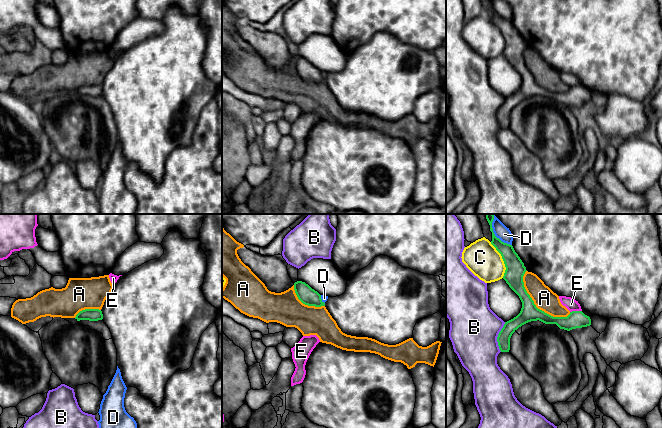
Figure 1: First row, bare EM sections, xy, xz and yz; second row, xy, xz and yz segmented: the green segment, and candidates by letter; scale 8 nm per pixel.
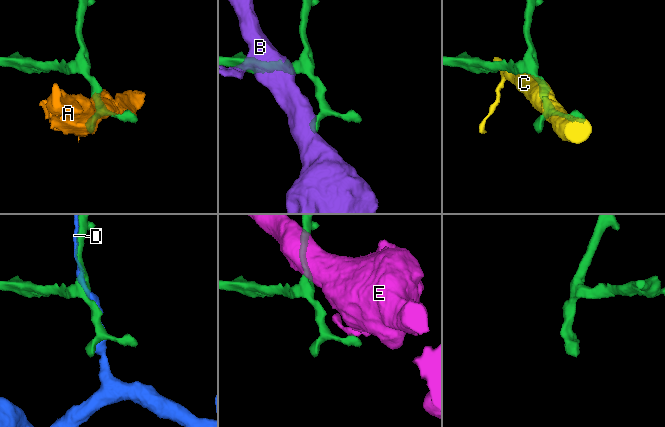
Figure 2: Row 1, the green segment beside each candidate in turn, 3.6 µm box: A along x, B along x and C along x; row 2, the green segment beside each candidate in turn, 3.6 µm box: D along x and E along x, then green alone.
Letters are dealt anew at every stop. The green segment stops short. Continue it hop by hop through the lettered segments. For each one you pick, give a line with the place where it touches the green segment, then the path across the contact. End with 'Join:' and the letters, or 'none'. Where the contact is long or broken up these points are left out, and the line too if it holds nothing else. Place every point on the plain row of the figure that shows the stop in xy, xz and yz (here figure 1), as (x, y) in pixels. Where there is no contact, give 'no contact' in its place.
Join: none

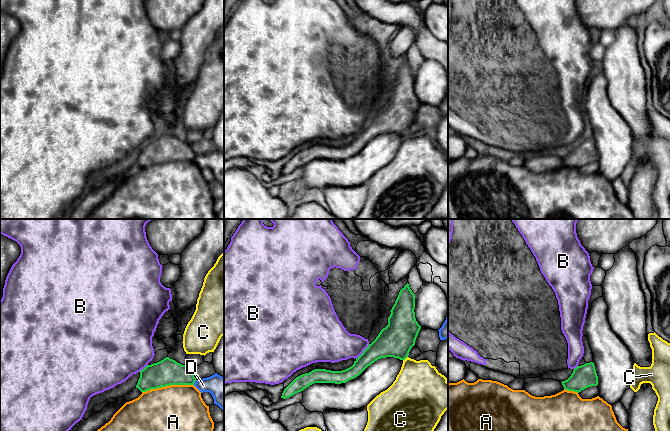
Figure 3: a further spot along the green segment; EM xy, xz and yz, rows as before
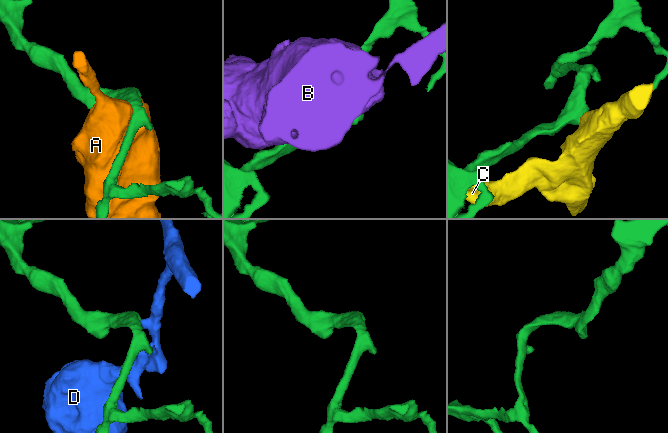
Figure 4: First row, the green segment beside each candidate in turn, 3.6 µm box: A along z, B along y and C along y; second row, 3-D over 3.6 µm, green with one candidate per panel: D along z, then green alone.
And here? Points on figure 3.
Join: none

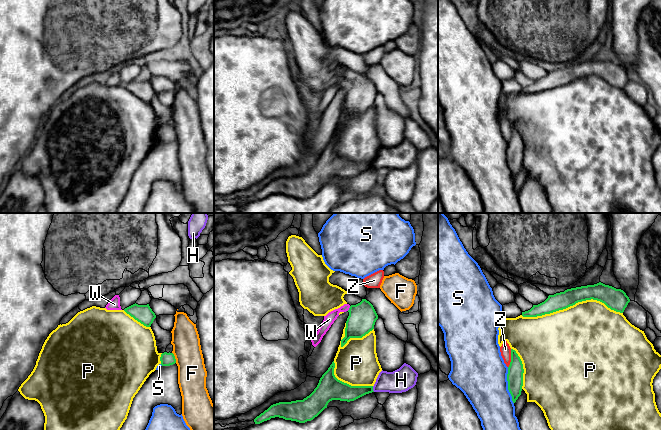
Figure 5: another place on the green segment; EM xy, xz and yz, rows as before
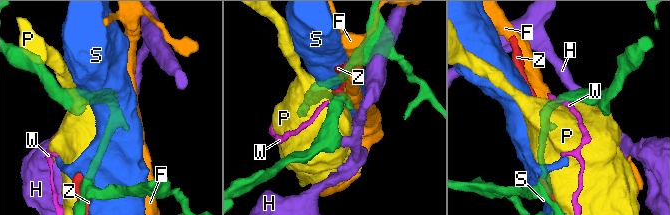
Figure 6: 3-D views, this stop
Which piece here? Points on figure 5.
Join: none

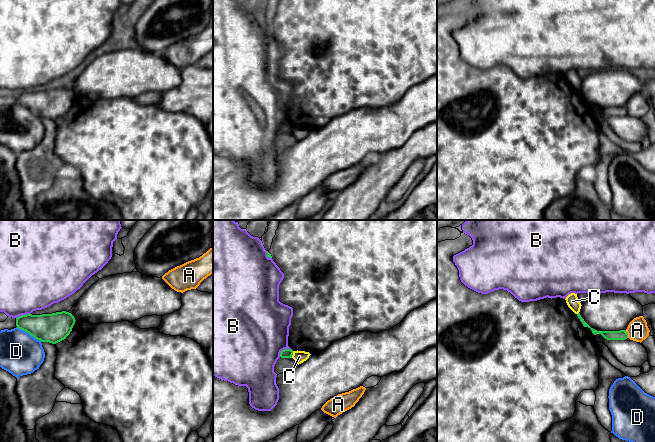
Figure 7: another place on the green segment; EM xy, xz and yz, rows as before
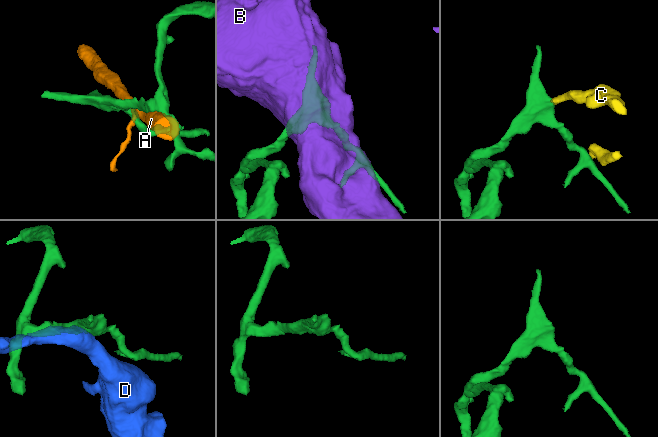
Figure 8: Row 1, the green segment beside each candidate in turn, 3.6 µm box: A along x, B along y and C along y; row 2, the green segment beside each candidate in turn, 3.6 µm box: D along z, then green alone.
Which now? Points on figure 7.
Join: none

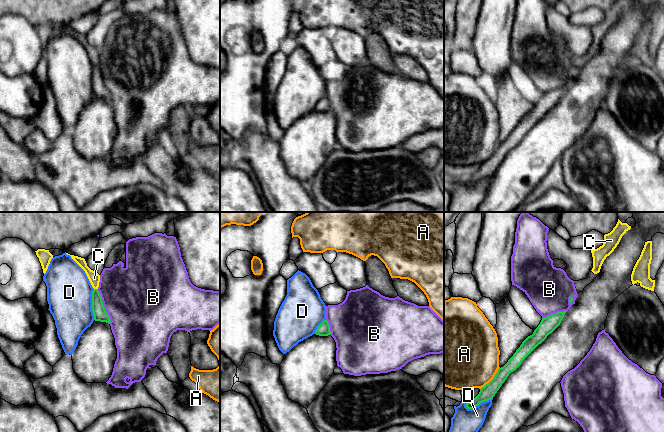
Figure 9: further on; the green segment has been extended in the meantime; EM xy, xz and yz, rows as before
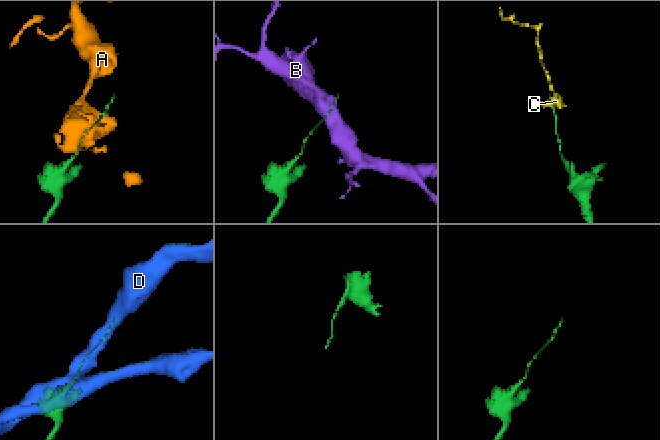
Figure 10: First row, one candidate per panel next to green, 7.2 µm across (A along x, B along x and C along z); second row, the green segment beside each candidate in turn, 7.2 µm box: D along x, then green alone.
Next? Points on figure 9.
C: contact xy (95, 65)
Join: C

